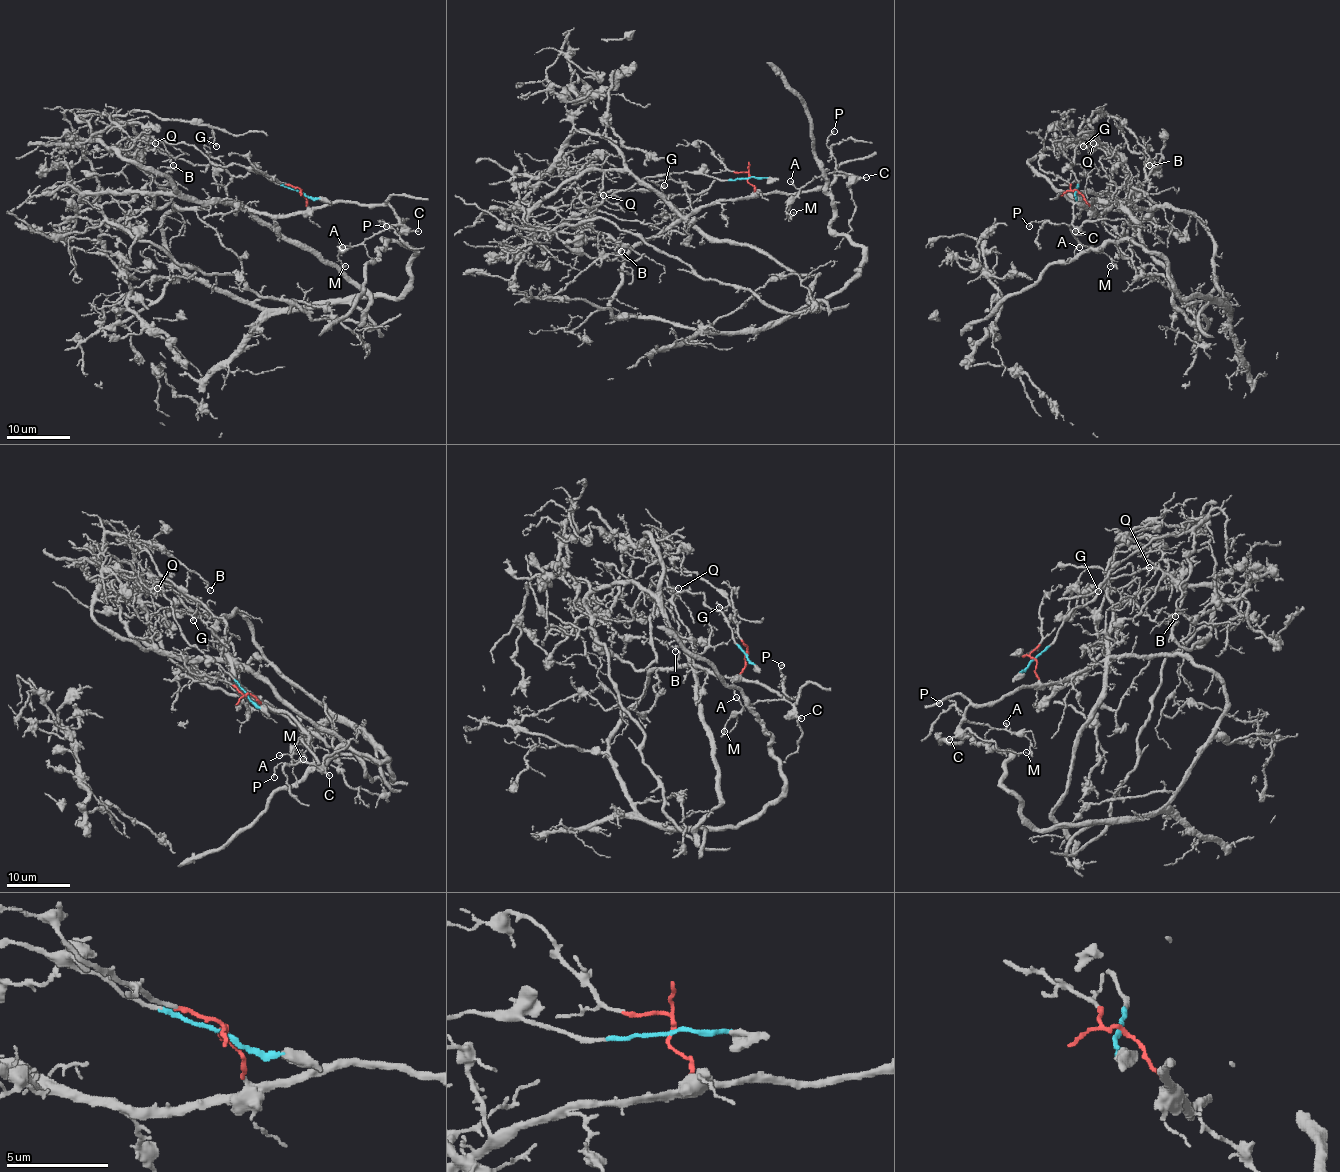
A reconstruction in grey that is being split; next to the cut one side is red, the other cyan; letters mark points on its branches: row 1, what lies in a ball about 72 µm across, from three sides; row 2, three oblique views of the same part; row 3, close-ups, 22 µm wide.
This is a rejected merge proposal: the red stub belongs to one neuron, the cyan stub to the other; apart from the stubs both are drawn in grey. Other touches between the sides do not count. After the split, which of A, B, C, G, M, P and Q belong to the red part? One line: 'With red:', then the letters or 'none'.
With red: A, C, M, P

